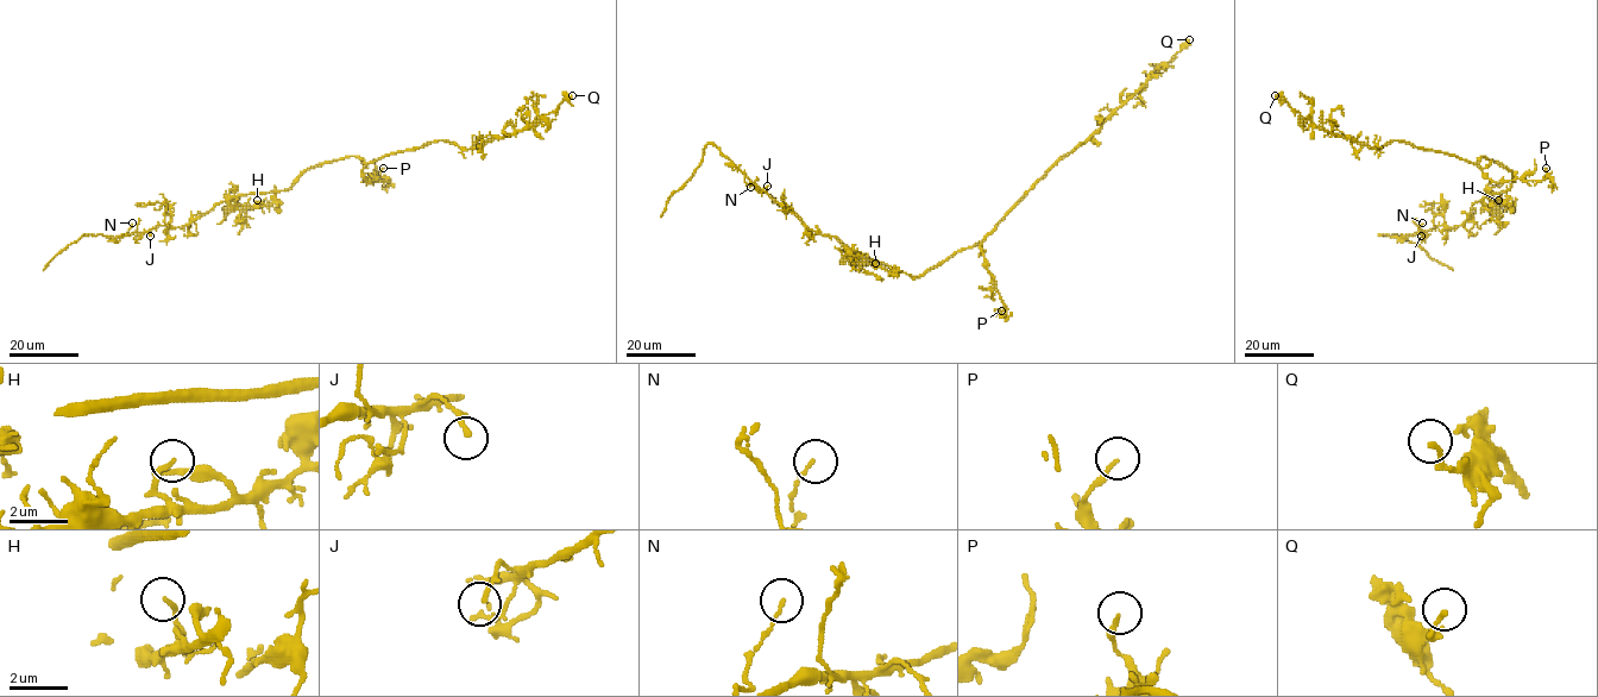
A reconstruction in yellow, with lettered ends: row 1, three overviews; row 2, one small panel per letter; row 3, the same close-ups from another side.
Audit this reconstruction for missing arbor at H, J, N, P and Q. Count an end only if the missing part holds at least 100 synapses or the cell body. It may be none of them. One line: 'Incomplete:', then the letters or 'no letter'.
Incomplete: no letter

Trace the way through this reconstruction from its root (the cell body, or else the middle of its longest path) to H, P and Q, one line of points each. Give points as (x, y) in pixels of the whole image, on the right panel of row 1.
H: (1510, 171), (1509, 200), (1503, 206), (1498, 200)
P: (1510, 171), (1485, 156), (1478, 161), (1482, 171), (1493, 181), (1543, 181), (1552, 177), (1546, 168)
Q: (1510, 171), (1485, 156), (1470, 163), (1400, 140), (1370, 149), (1320, 130), (1310, 117), (1303, 118), (1275, 95)

